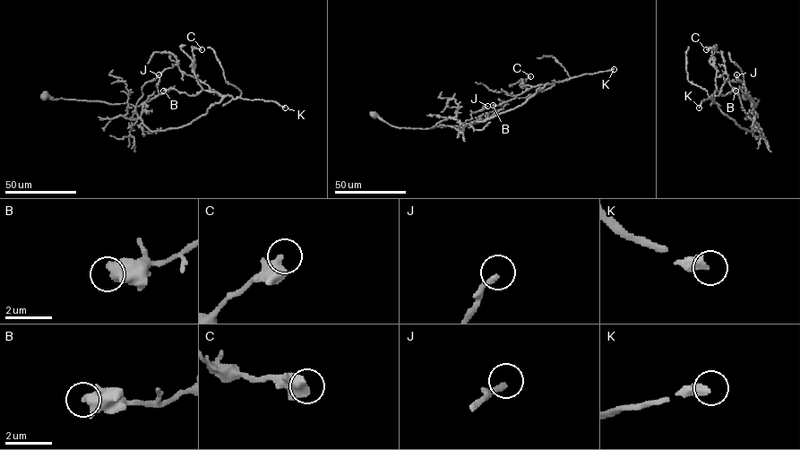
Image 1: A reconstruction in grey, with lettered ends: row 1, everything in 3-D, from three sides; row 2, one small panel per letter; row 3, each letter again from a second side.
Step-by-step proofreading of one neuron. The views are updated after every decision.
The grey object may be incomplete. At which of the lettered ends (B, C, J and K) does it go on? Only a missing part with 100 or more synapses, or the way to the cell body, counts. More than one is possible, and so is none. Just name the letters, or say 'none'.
K

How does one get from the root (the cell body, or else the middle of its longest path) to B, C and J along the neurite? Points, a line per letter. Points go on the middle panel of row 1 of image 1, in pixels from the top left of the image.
B: (374, 115), (399, 127), (466, 125), (520, 107), (537, 89), (551, 83), (532, 87), (513, 99), (493, 105)
C: (374, 115), (399, 127), (468, 125), (520, 106), (537, 89), (551, 83), (522, 86), (521, 82), (530, 76)
J: (374, 115), (399, 127), (463, 126), (471, 122), (464, 125), (472, 118), (471, 113), (487, 106)

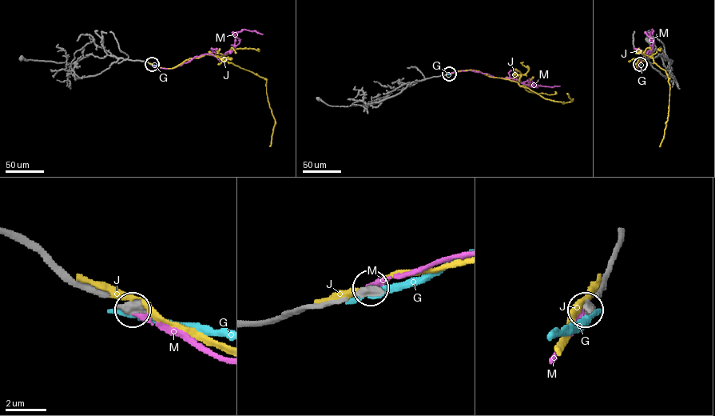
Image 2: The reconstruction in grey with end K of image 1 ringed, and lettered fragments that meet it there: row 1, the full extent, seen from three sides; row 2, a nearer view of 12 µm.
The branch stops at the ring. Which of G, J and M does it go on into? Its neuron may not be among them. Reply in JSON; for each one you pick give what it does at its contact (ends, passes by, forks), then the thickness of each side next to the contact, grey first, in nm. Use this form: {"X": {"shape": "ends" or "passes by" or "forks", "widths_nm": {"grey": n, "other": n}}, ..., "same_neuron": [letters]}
{"M": {"shape": "ends", "widths_nm": {"grey": 480, "other": 400}}, "same_neuron": ["M"]}

